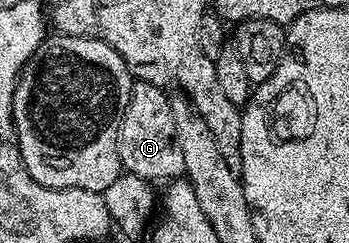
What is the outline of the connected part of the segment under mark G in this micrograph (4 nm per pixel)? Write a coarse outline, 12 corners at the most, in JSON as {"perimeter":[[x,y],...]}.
{"perimeter":[[132,84],[119,164],[132,177],[184,176],[171,97]]}

